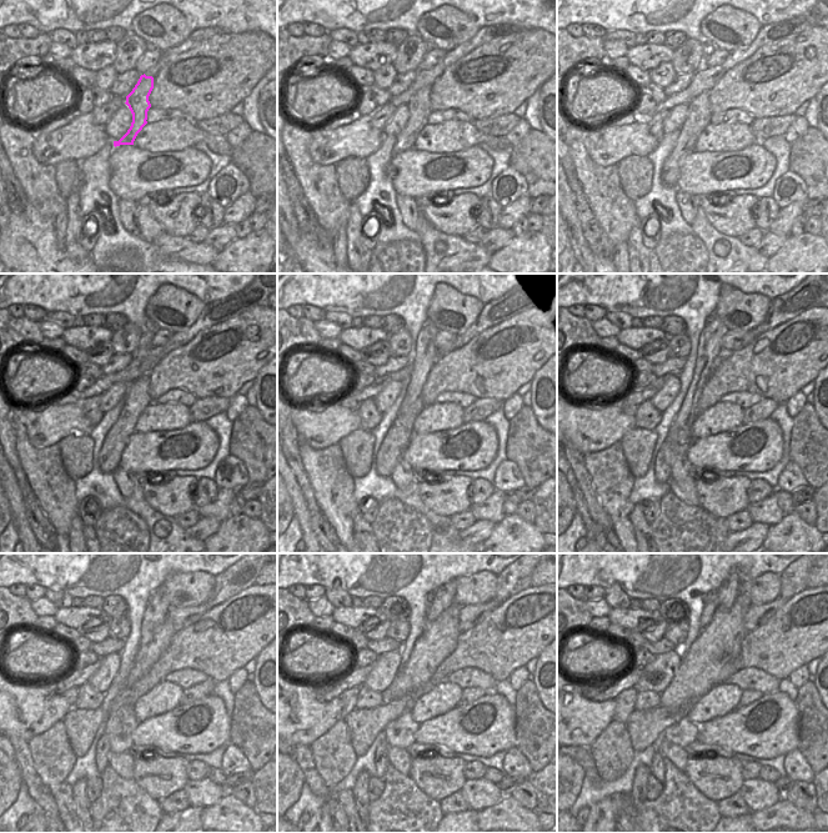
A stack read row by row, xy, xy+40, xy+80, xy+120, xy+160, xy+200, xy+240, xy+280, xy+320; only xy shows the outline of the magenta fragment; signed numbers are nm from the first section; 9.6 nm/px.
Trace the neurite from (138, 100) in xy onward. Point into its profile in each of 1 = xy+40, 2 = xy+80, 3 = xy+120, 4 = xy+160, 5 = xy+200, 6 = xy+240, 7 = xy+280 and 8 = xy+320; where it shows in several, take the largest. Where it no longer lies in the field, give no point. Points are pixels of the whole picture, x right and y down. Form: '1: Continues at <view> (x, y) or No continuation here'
1: Continues at xy+40 (420, 104)
2: Continues at xy+80 (699, 111)
3: Continues at xy+120 (136, 400)
4: Continues at xy+160 (399, 435)
5: Continues at xy+200 (666, 457)
6: Continues at xy+240 (104, 746)
7: Continues at xy+280 (381, 759)
8: Continues at xy+320 (657, 769).

